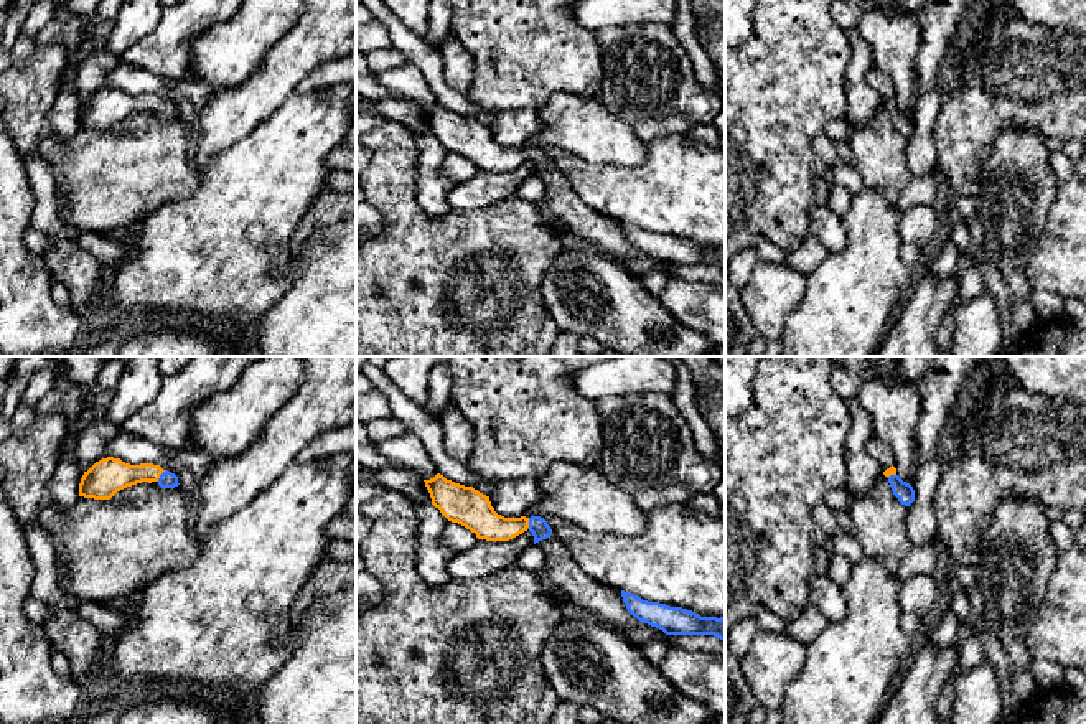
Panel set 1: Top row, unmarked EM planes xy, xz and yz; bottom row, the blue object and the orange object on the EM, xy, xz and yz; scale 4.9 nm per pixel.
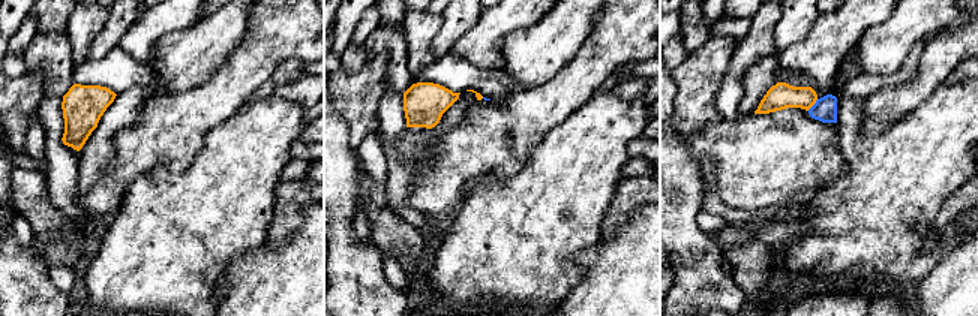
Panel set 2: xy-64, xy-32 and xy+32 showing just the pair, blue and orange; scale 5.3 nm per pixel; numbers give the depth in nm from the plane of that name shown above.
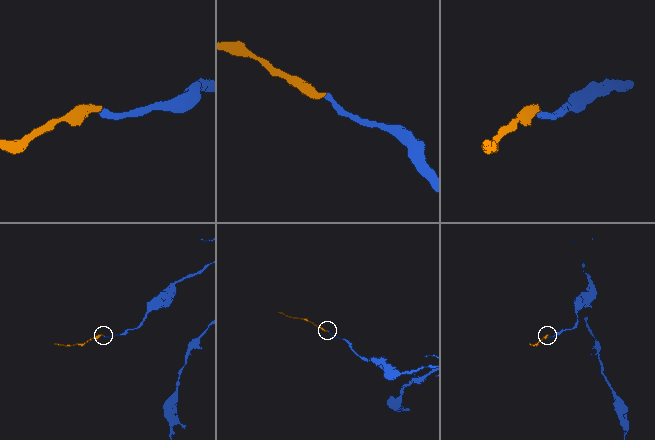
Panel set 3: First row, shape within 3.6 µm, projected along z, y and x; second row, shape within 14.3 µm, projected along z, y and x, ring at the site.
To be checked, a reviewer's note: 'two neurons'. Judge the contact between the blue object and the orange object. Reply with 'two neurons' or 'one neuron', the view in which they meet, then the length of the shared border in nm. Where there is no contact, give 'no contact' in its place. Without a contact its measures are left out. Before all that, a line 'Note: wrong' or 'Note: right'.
Note: wrong
one neuron | xy | 70 nm

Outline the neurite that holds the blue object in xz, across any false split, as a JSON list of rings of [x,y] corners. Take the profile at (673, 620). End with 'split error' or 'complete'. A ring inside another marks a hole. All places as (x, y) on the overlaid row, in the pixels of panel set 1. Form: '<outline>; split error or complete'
[[[621,590],[621,597],[633,617],[666,635],[714,635],[725,642],[725,617],[700,617],[692,610],[648,602],[625,590]]]; complete

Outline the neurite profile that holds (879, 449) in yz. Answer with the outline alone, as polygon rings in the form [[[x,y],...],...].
[[[877,435],[870,439],[868,452],[877,458],[883,472],[893,465],[892,449],[883,440],[880,440]]]

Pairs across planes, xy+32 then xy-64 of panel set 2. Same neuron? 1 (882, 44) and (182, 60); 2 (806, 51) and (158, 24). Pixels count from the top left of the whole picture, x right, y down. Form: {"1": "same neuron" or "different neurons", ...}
{"1": "same neuron", "2": "same neuron"}

